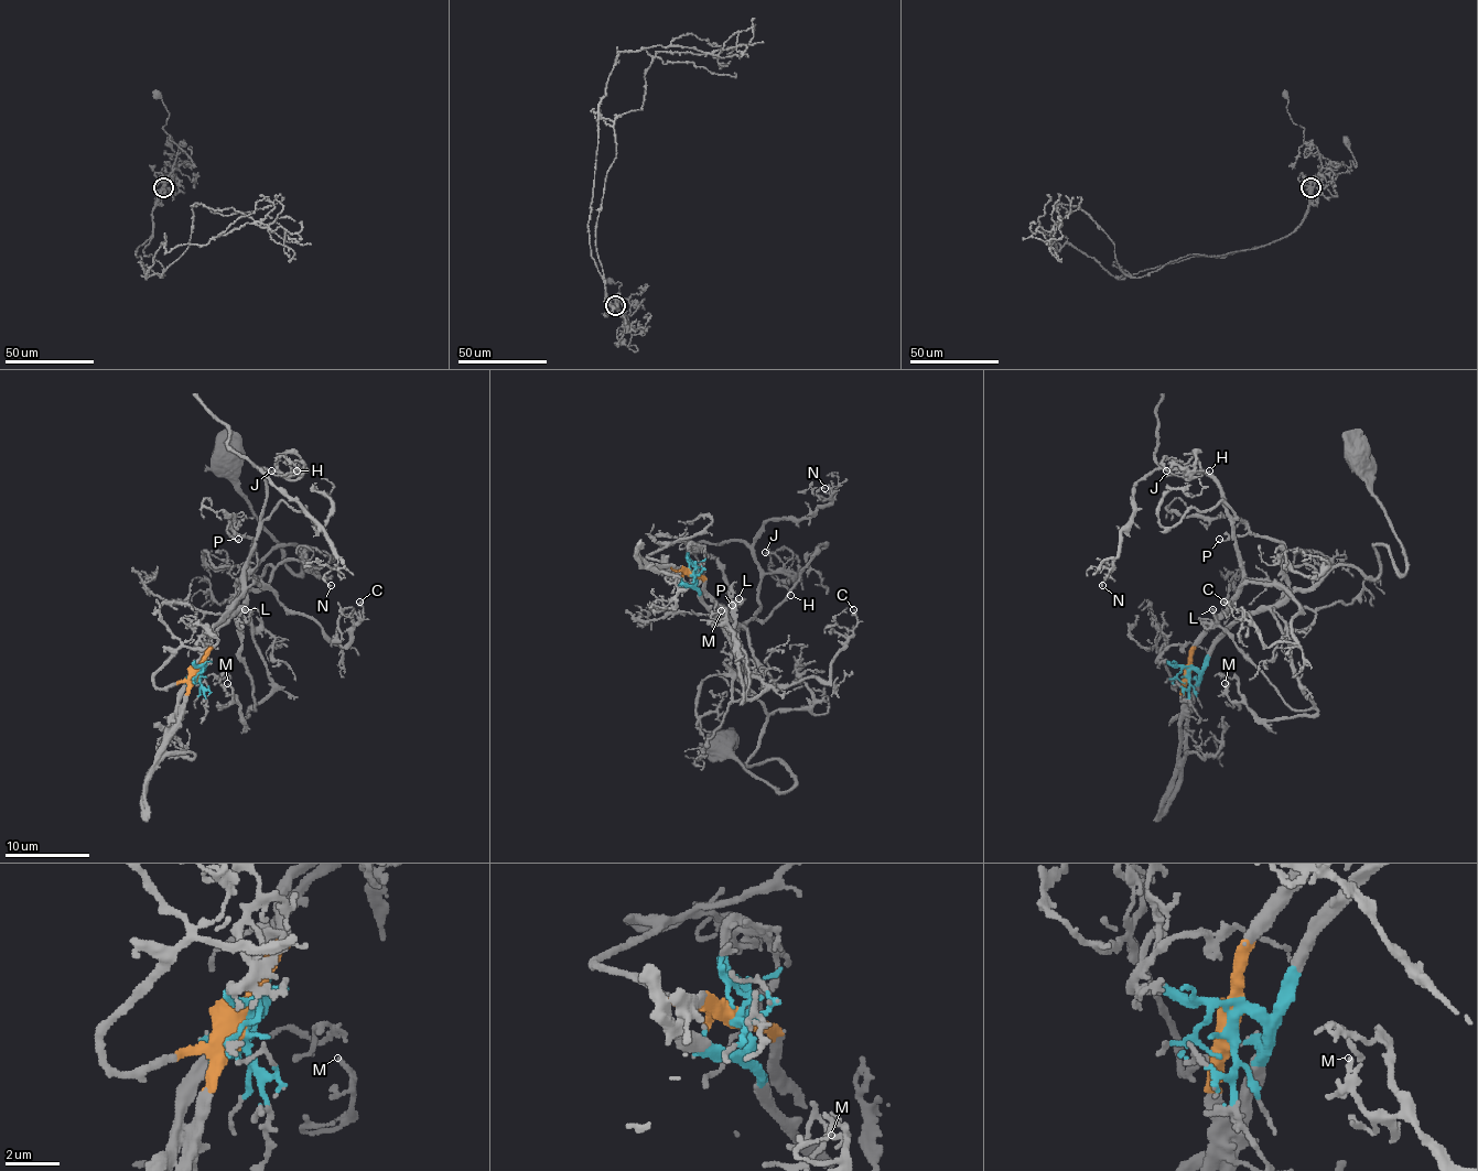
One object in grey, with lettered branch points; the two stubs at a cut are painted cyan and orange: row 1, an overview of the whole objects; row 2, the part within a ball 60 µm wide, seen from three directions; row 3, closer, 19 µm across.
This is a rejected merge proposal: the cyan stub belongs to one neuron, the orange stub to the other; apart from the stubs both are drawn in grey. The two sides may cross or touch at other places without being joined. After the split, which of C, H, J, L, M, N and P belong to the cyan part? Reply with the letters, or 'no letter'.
L, M, P

